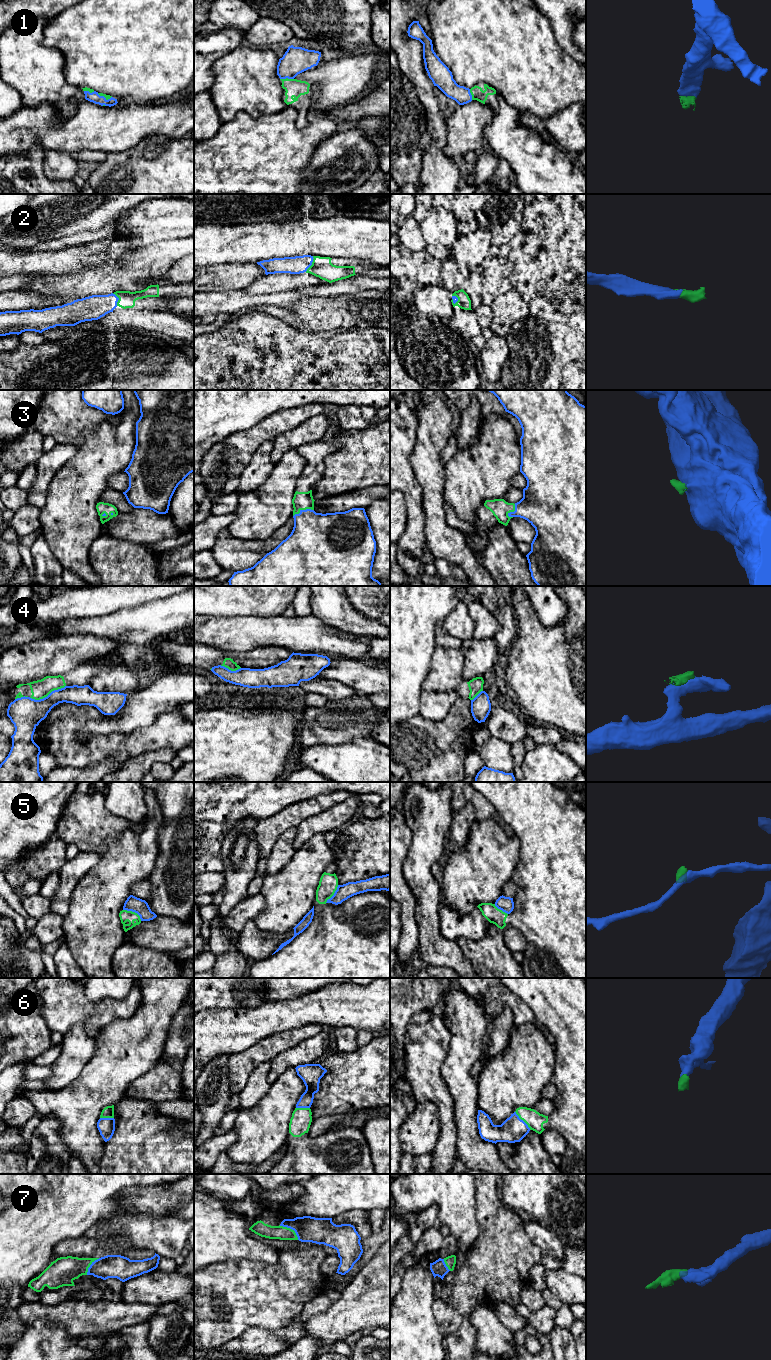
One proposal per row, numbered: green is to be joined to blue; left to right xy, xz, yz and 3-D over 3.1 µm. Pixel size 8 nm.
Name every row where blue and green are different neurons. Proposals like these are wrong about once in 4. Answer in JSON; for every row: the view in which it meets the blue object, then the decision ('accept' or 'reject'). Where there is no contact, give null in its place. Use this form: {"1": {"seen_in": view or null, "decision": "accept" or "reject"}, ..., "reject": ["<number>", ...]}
{"1": {"seen_in": "xz", "decision": "accept"}, "2": {"seen_in": "xz", "decision": "accept"}, "3": {"seen_in": "xz", "decision": "accept"}, "4": {"seen_in": "xy", "decision": "reject"}, "5": {"seen_in": "xy", "decision": "reject"}, "6": {"seen_in": "yz", "decision": "accept"}, "7": {"seen_in": "xz", "decision": "accept"}, "reject": ["4", "5"]}

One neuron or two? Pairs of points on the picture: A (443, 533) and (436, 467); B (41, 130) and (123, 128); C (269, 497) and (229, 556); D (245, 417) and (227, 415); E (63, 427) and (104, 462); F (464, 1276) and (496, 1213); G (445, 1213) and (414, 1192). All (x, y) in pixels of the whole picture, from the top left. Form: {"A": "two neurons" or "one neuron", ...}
{"A": "one neuron", "B": "one neuron", "C": "two neurons", "D": "one neuron", "E": "two neurons", "F": "one neuron", "G": "one neuron"}

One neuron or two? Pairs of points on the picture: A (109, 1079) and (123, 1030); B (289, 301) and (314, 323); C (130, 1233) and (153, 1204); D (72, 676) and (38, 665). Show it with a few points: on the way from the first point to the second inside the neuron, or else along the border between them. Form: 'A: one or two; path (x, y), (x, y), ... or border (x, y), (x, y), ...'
A: one; path (114, 1067), (123, 1054), (123, 1042)
B: two; border (316, 295), (304, 298), (287, 309)
C: two; border (168, 1214), (128, 1213), (123, 1216)
D: two; border (76, 667), (62, 675)

